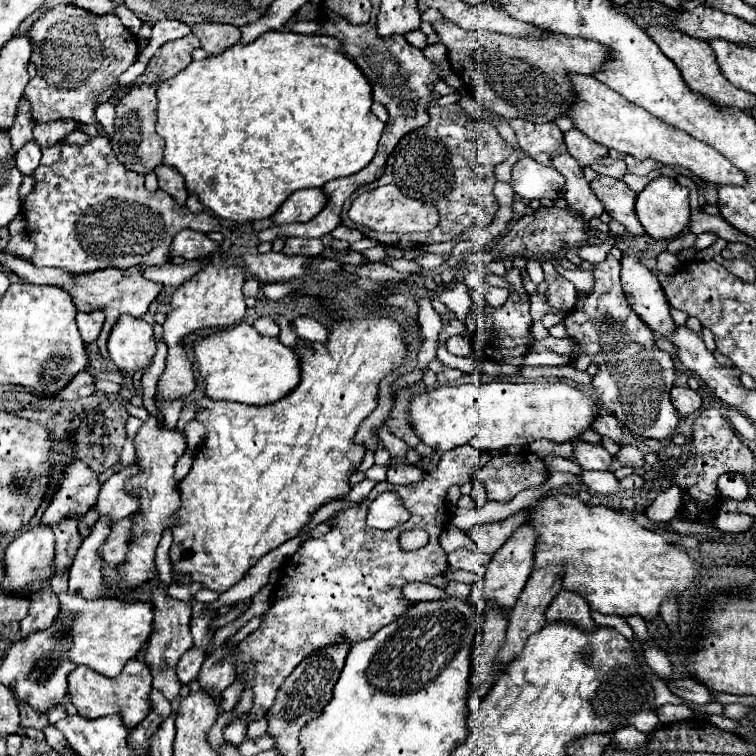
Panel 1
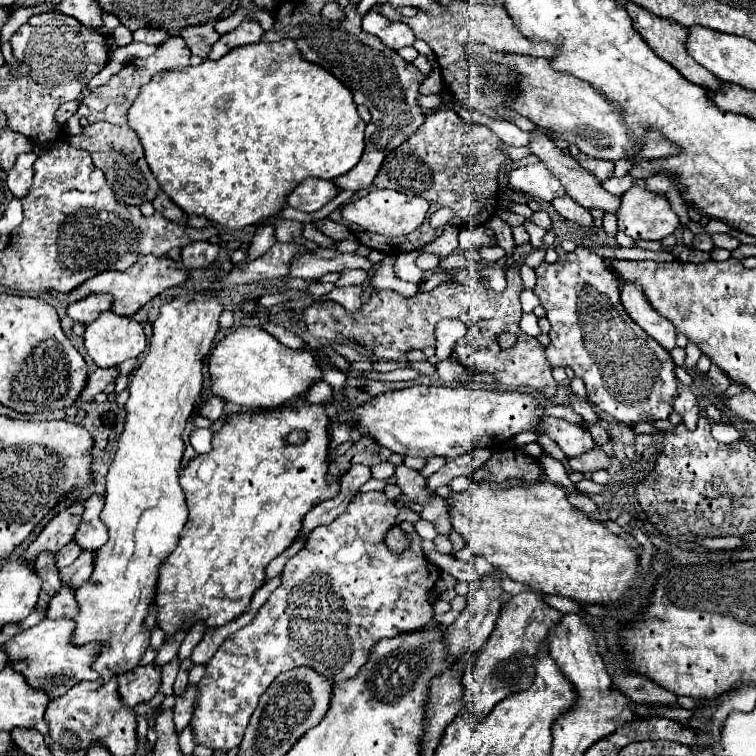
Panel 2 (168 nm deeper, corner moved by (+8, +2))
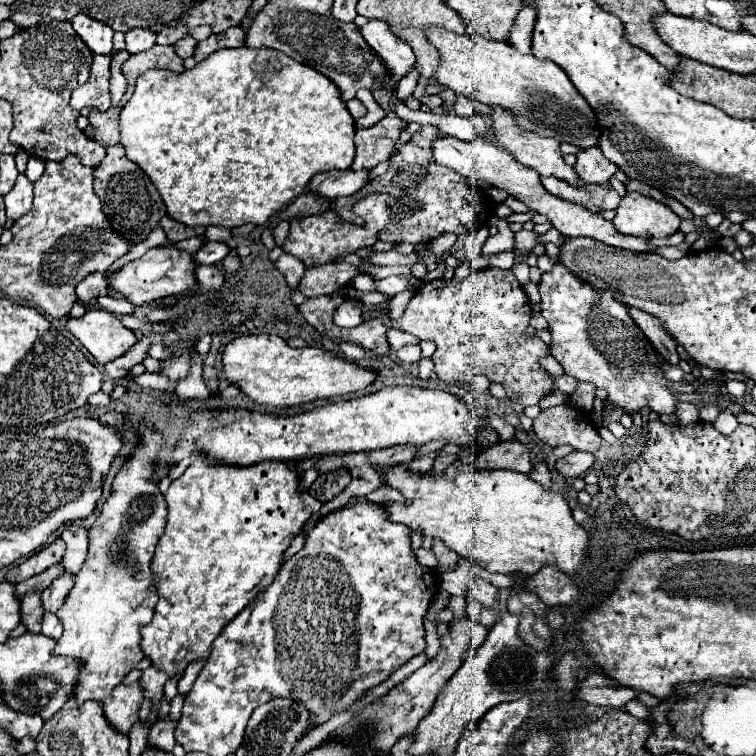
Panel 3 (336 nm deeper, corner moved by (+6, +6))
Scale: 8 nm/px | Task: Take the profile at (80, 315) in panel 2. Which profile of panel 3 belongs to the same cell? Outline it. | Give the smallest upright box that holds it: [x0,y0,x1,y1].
[76,272,106,304]

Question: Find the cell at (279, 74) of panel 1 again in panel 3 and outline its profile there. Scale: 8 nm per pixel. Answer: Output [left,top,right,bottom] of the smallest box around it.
[120,48,354,228]

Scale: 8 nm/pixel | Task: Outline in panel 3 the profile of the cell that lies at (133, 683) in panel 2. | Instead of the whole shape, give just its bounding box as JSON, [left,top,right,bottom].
[102,682,144,734]

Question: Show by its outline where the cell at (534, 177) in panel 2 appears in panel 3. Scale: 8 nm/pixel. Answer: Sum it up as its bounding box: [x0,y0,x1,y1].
[542,176,620,212]

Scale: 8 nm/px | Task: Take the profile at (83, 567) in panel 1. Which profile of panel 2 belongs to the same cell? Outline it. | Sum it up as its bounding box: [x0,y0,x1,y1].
[48,584,78,618]

